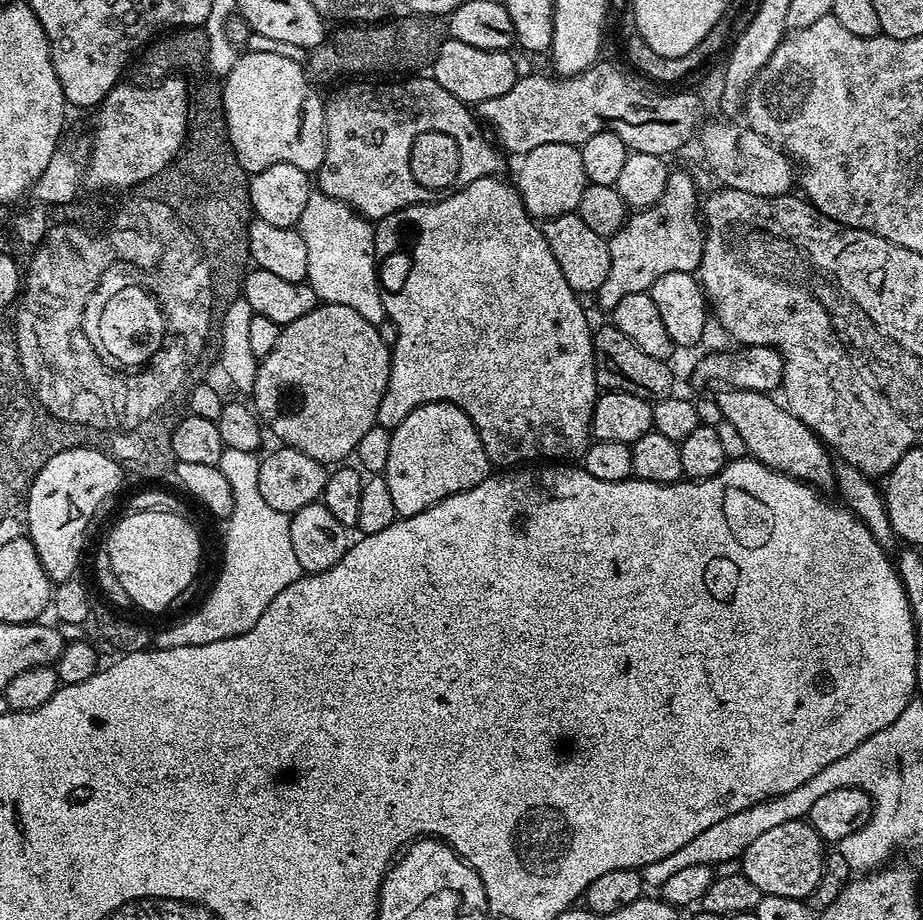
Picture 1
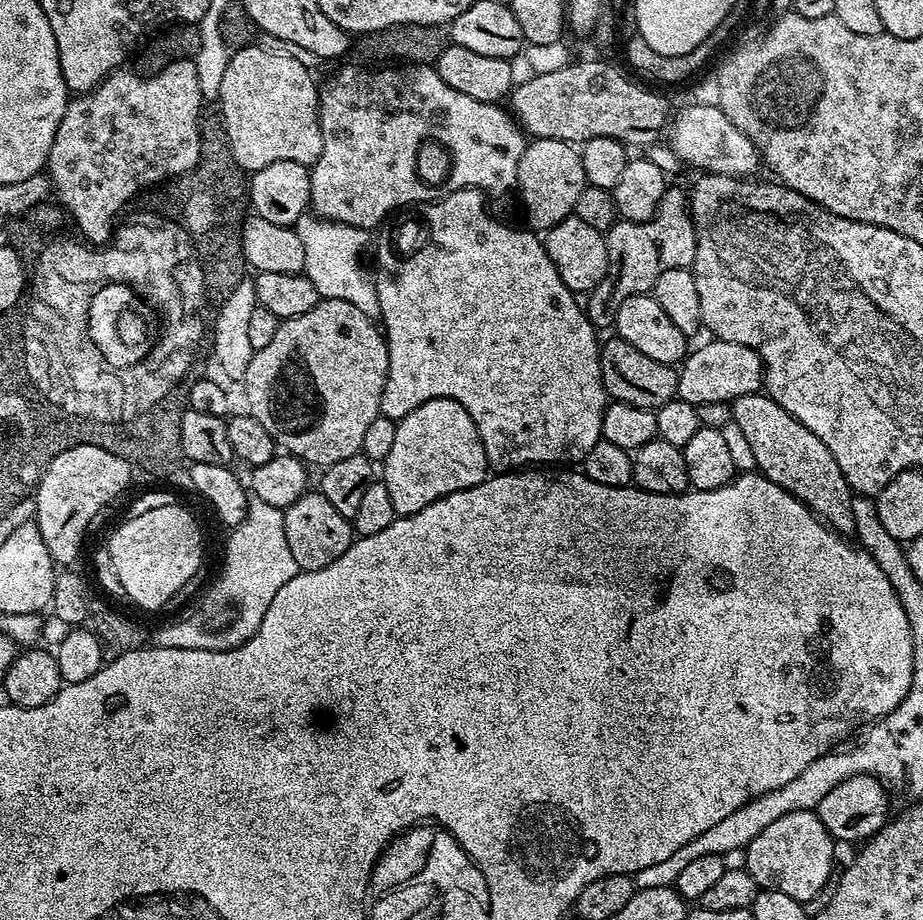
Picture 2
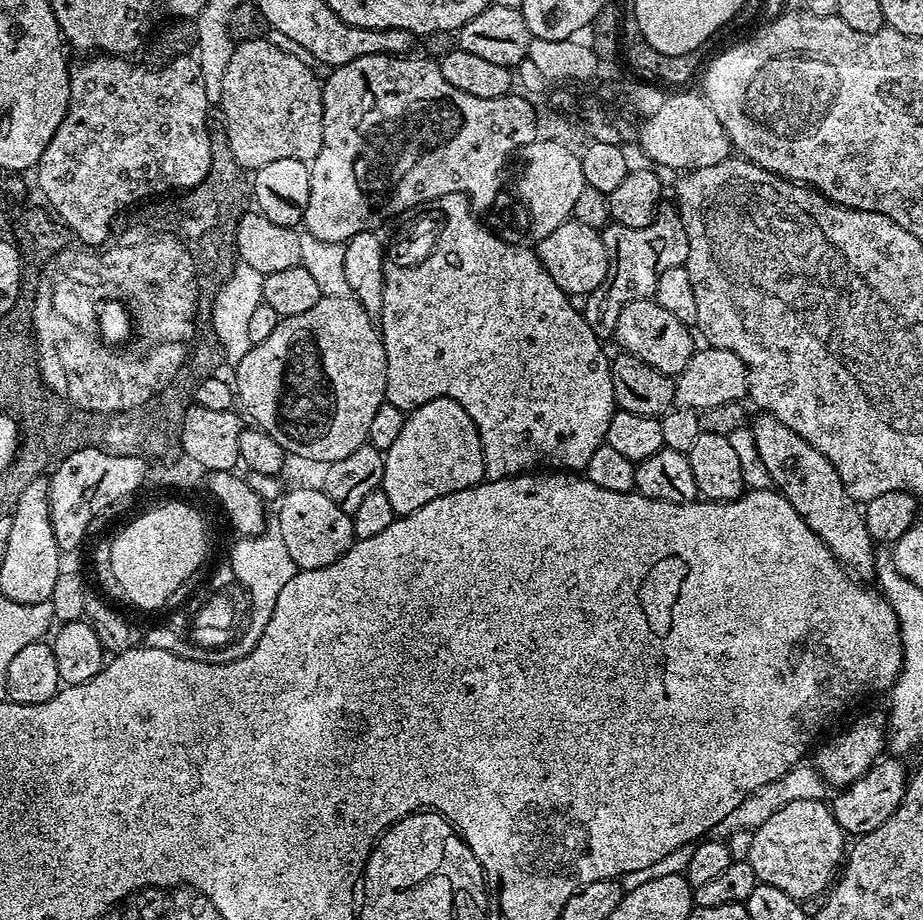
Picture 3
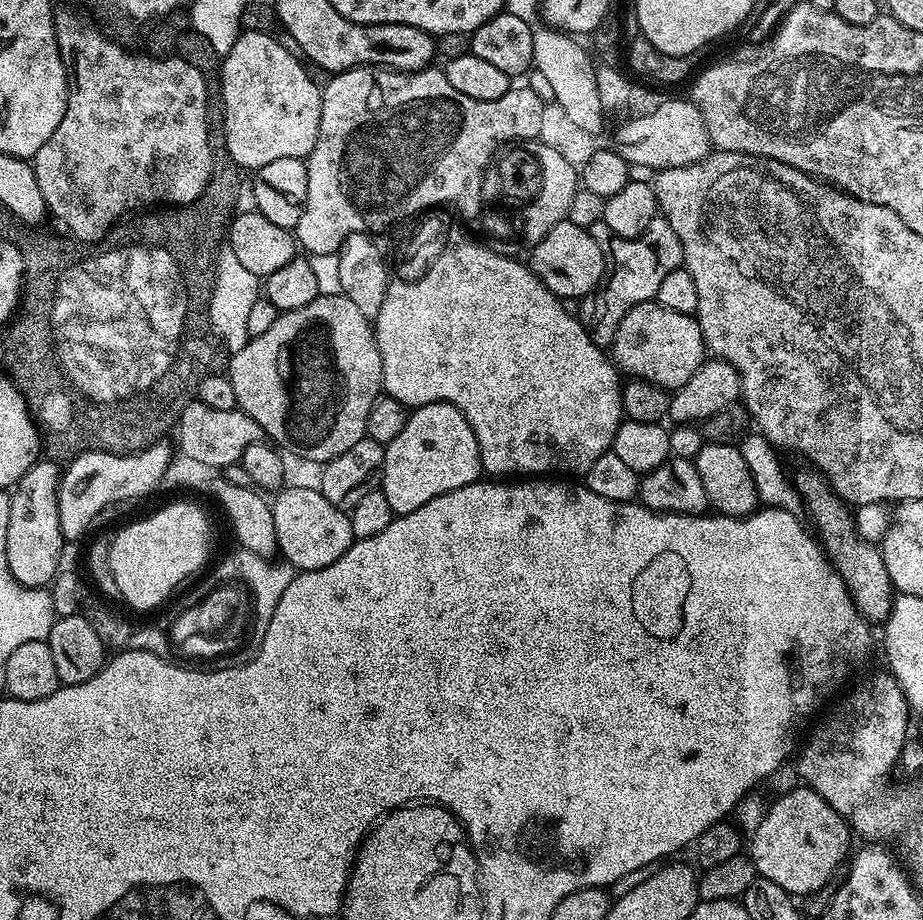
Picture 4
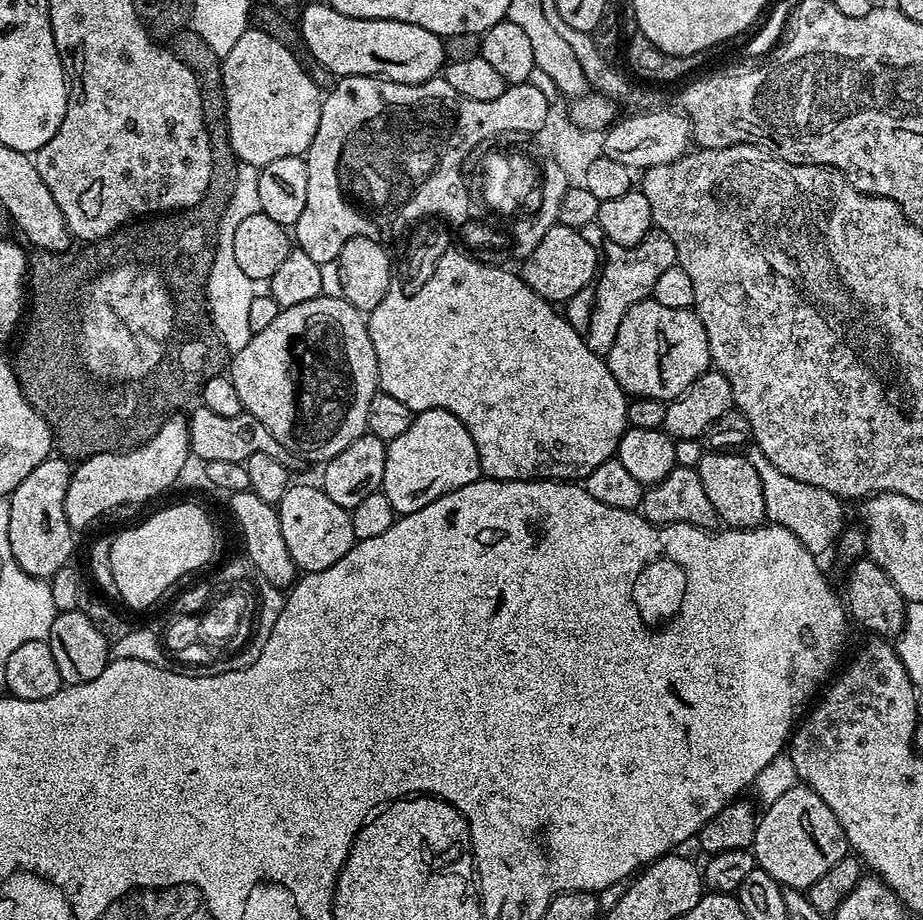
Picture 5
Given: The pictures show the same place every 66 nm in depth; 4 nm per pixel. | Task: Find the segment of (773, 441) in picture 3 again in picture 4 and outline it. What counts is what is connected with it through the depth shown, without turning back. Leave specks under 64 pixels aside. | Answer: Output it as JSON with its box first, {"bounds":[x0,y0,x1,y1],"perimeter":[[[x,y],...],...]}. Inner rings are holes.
{"bounds":[794,466,894,622],"perimeter":[[[804,466],[804,469],[794,476],[794,483],[803,507],[805,509],[808,507],[808,512],[812,515],[811,527],[814,529],[814,535],[820,541],[825,556],[842,578],[856,609],[869,622],[887,621],[892,610],[894,589],[890,582],[890,574],[886,574],[886,562],[882,558],[879,547],[873,541],[863,540],[858,535],[853,509],[819,472]]]}

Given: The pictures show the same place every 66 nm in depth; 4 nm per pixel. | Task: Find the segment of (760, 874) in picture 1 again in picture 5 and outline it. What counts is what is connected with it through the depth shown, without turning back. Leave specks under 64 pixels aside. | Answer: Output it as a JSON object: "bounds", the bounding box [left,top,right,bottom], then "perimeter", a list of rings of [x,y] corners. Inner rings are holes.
{"bounds":[751,786,850,890],"perimeter":[[[798,786],[794,790],[782,794],[778,802],[767,805],[759,817],[754,842],[752,843],[751,853],[756,857],[756,866],[761,868],[770,878],[774,878],[784,888],[798,888],[807,890],[811,884],[818,882],[834,862],[838,862],[842,857],[849,855],[850,849],[848,839],[830,806],[814,794],[814,790],[807,786]]]}

